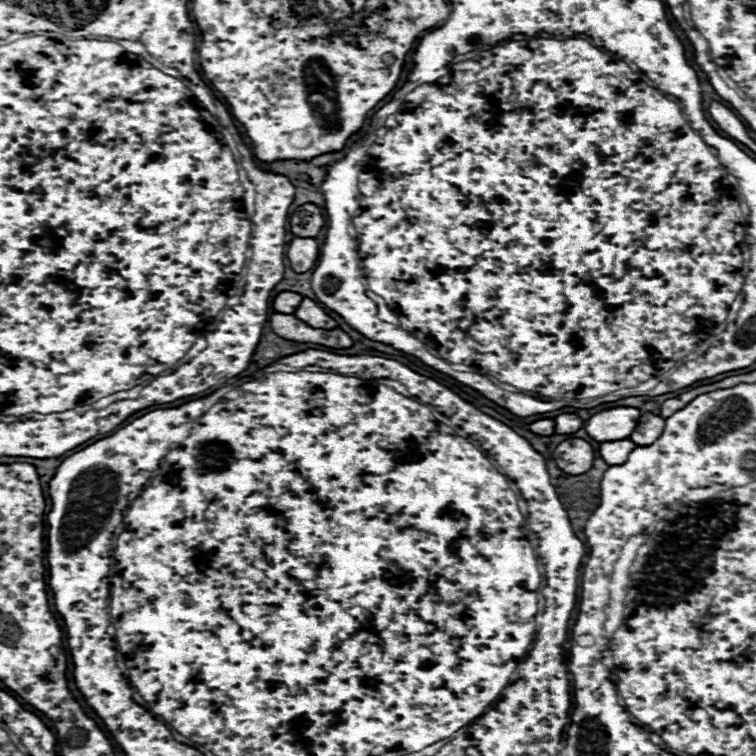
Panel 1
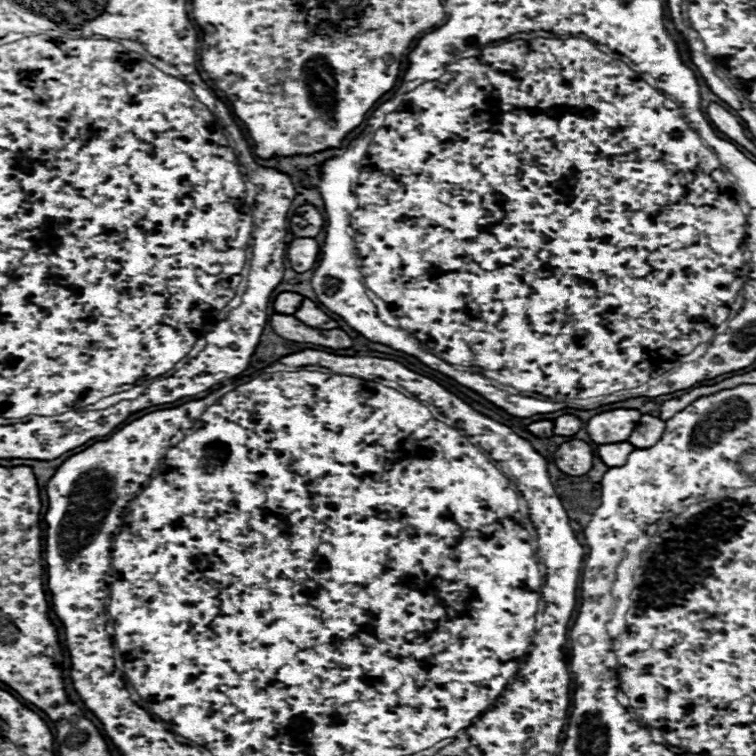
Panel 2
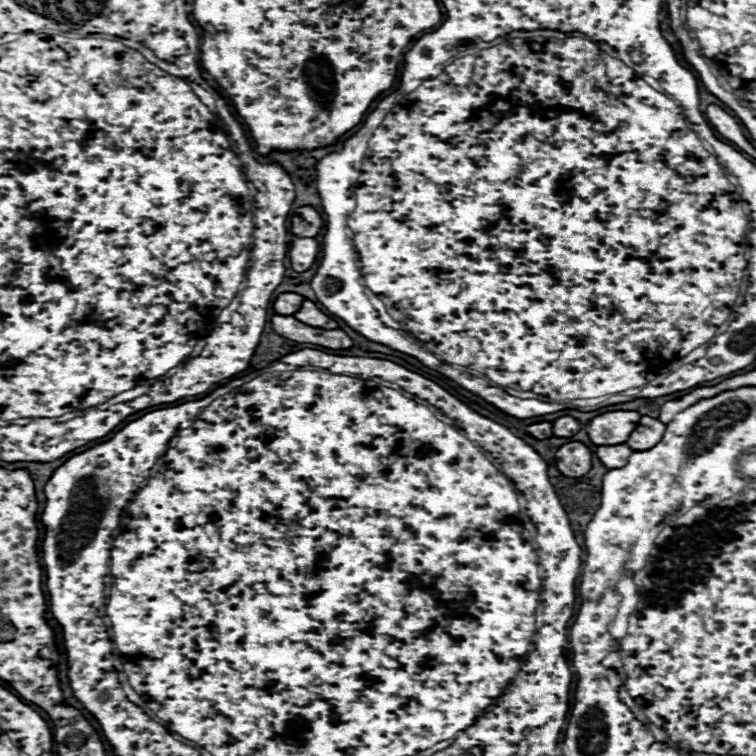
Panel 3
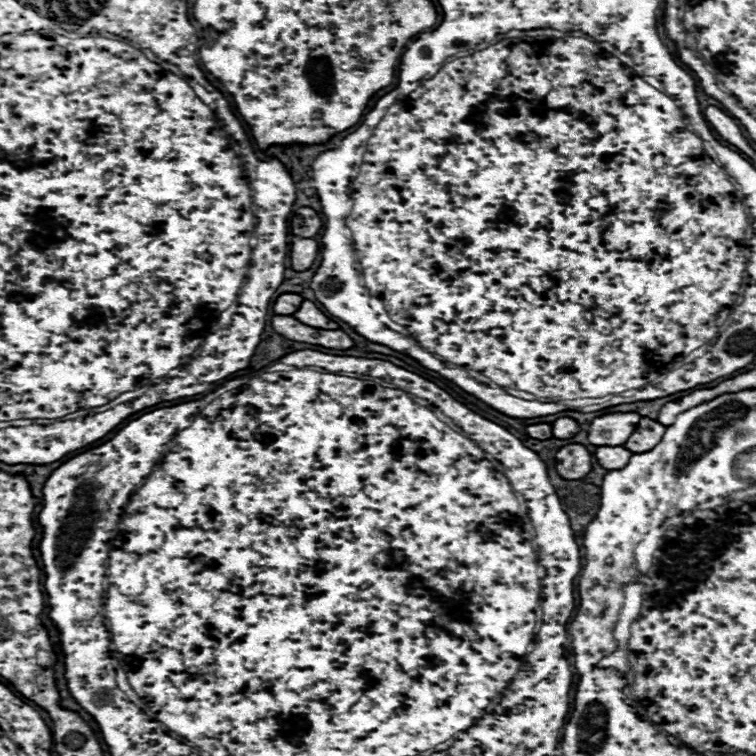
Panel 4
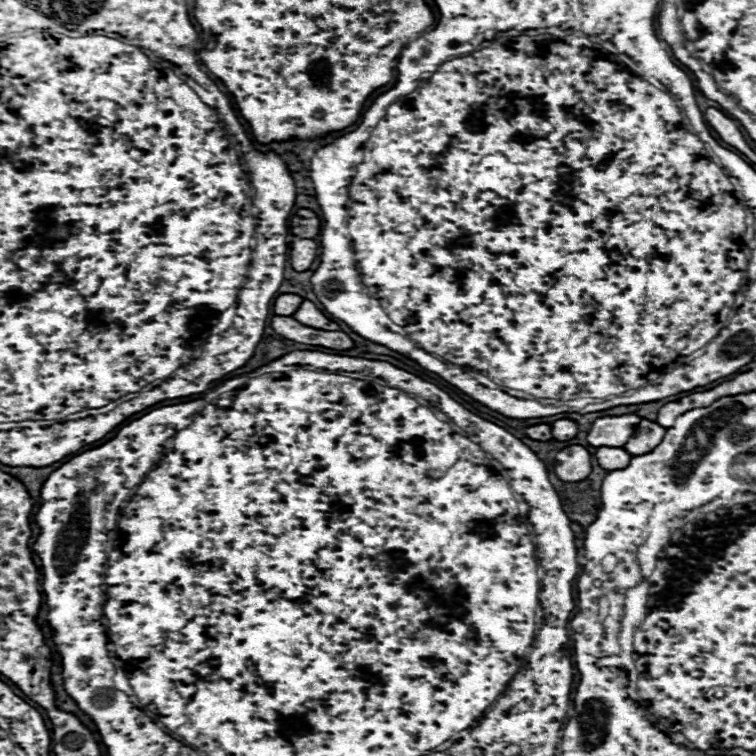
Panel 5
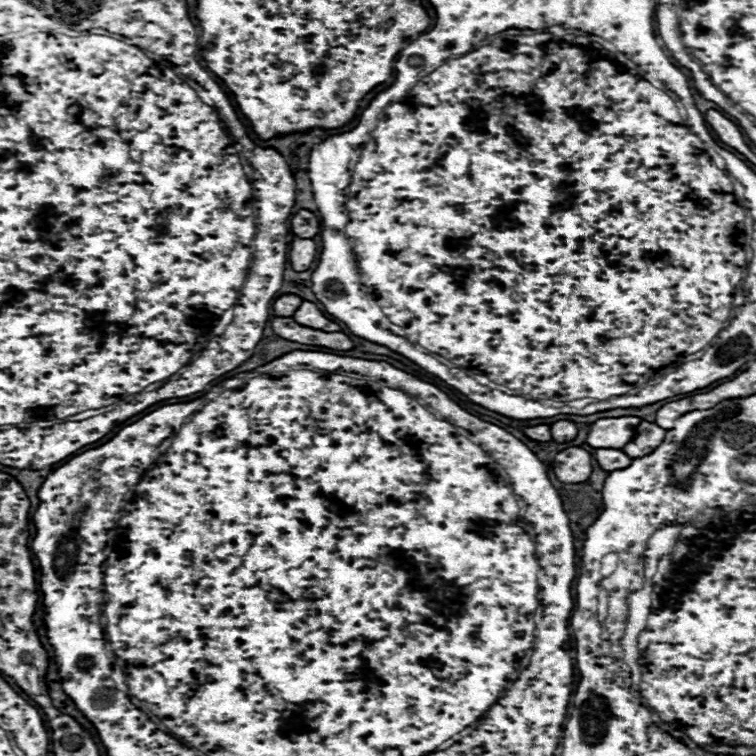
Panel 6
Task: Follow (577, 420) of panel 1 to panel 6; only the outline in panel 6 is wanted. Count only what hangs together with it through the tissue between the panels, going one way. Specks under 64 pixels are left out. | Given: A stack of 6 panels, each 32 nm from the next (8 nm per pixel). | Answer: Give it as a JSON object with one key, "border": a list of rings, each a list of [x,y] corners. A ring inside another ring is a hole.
{"border":[[[558,420],[558,422],[554,422],[550,428],[552,428],[552,440],[556,440],[556,442],[574,440],[576,434],[578,434],[576,424],[570,422],[570,420]]]}

